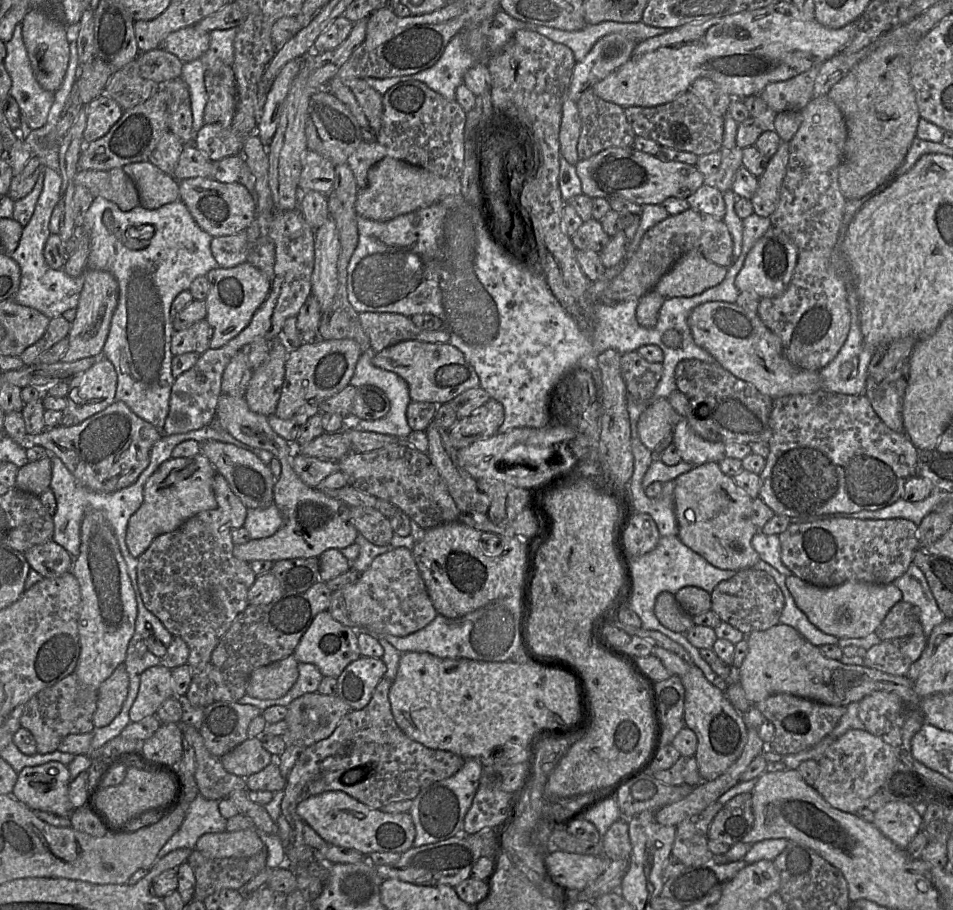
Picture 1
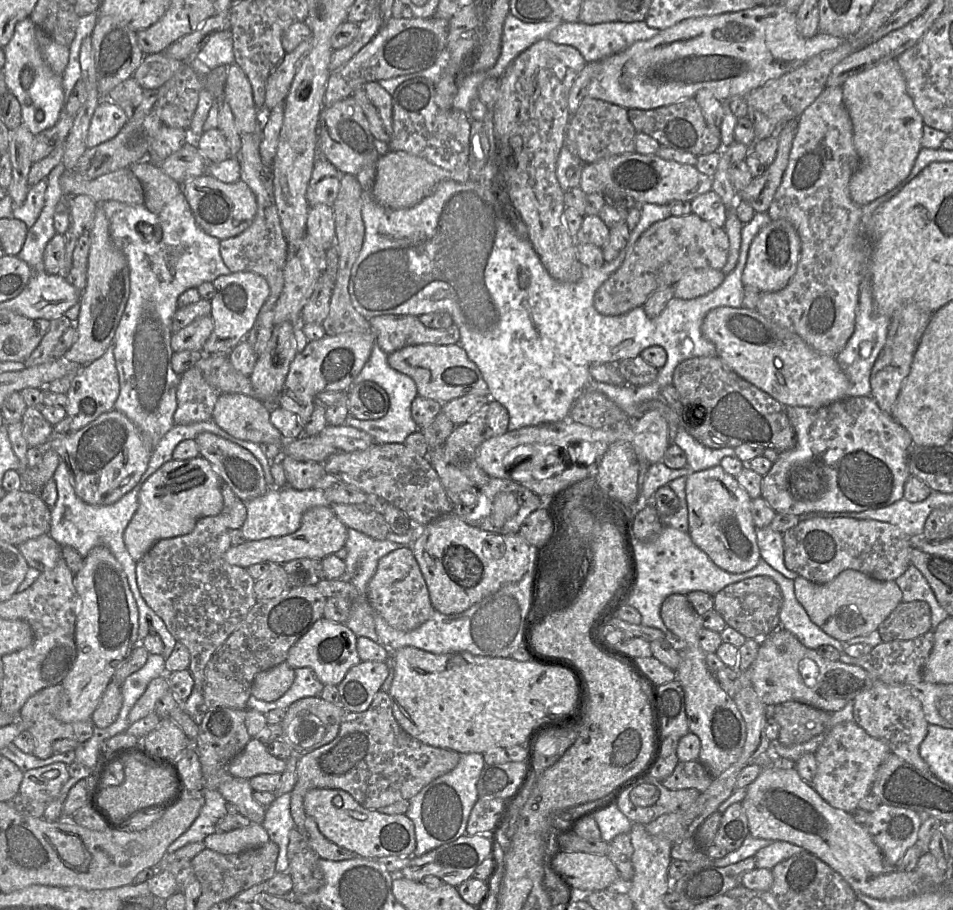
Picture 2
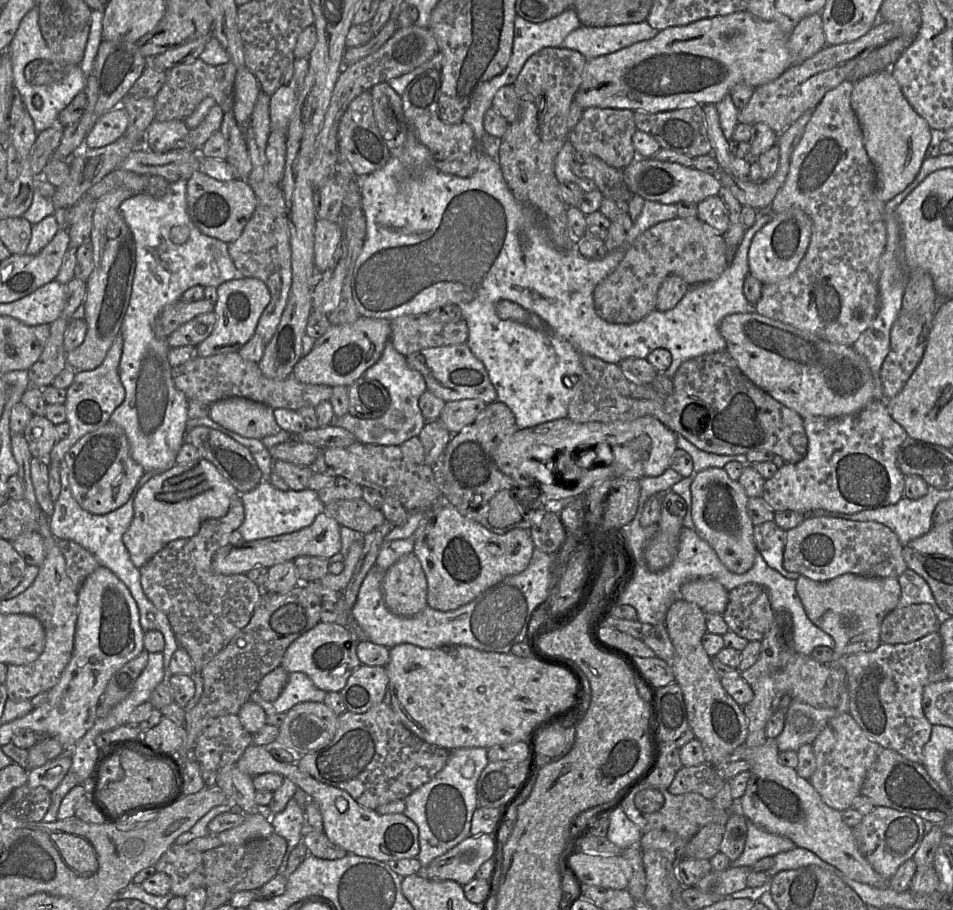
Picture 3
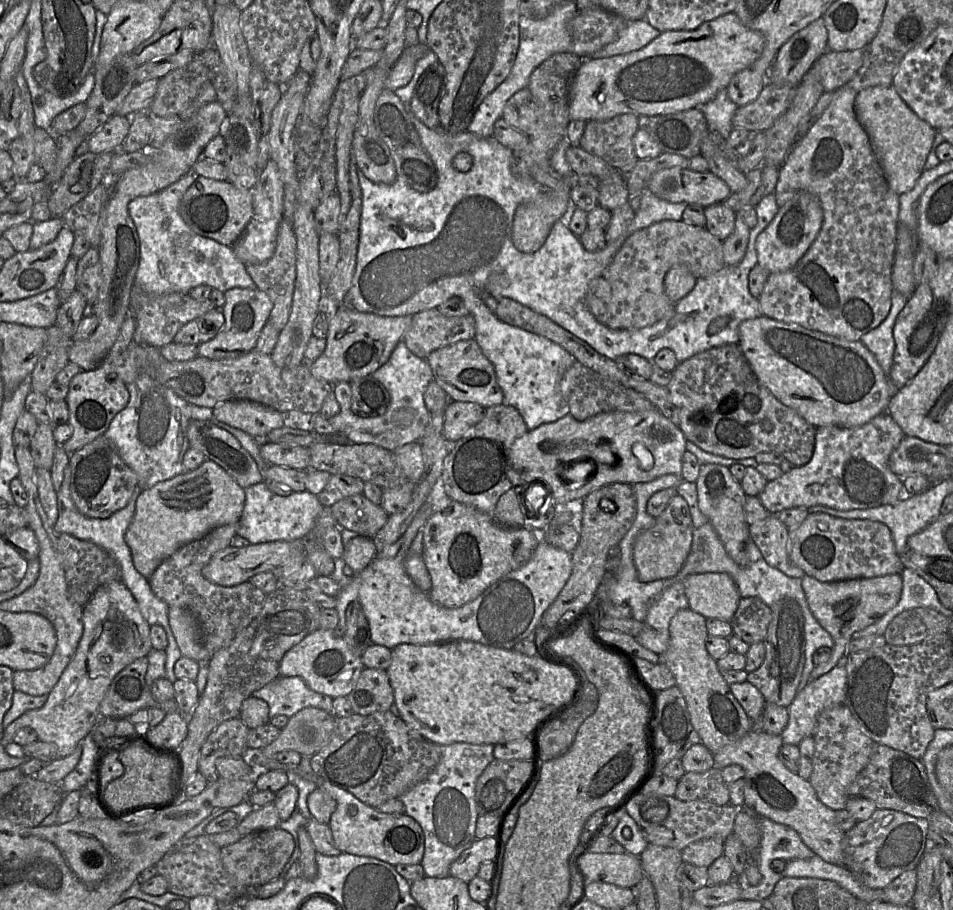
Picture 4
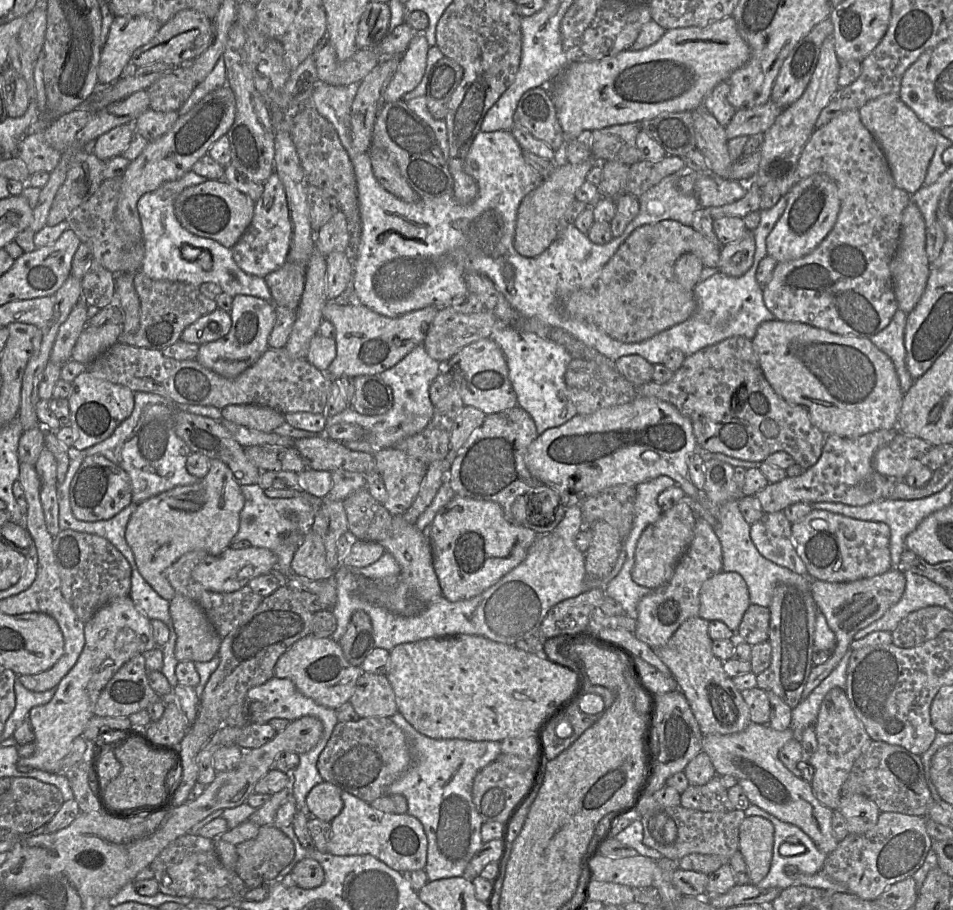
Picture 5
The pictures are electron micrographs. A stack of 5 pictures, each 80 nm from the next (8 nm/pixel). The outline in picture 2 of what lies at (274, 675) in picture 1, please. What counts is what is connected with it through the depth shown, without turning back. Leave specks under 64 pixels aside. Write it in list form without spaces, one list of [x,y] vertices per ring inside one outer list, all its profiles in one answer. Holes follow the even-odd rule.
[[[286,661],[282,662],[255,676],[251,694],[261,701],[275,701],[291,687],[294,677],[295,669],[290,667]]]

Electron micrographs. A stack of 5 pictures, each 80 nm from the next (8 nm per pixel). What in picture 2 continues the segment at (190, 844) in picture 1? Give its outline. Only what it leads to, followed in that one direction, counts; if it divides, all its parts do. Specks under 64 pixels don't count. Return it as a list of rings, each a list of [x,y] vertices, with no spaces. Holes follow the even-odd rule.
[[[203,788],[199,793],[190,793],[190,795],[202,796],[204,805],[188,830],[168,846],[166,854],[171,854],[189,843],[203,842],[207,836],[217,831],[217,822],[227,815],[227,801],[218,790]]]

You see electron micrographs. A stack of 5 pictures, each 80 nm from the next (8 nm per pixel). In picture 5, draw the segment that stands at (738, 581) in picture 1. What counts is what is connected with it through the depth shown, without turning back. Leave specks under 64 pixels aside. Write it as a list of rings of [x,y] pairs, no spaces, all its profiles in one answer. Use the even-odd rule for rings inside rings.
[[[751,603],[736,631],[736,639],[751,646],[766,642],[769,637],[770,610]]]

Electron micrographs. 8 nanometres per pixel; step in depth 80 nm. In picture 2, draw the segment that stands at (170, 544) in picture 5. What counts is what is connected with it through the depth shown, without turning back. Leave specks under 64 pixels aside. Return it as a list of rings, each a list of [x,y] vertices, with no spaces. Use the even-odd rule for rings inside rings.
[[[198,456],[164,463],[142,485],[138,509],[124,531],[124,544],[138,562],[159,540],[189,534],[203,517],[216,516],[223,509],[222,480],[211,463]]]

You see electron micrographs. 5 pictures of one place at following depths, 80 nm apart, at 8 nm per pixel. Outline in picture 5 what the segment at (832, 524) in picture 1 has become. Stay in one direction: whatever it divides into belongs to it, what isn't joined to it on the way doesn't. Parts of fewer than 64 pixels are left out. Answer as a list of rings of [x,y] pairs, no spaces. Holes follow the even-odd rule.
[[[813,510],[792,524],[792,537],[807,573],[815,579],[849,583],[891,570],[890,528],[883,522],[858,520],[826,510]]]

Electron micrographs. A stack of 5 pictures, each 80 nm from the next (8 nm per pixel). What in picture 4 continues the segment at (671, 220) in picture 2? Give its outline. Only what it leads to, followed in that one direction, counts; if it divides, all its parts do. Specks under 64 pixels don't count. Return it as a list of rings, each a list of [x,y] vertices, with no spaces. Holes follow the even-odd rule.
[[[664,220],[634,232],[617,251],[608,267],[594,279],[586,294],[586,304],[595,318],[611,329],[641,329],[669,318],[675,304],[664,291],[664,278],[675,265],[686,265],[696,279],[707,277],[725,266],[723,242],[706,227],[685,223],[683,220]]]

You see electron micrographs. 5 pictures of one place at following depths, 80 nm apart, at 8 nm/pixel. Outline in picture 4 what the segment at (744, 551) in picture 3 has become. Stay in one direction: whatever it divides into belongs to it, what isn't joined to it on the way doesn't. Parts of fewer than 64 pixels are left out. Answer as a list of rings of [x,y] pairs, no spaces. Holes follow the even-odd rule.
[[[719,464],[701,465],[696,483],[698,506],[713,526],[727,554],[741,567],[748,565],[747,540],[749,525],[745,519],[744,505],[747,495],[728,467]]]

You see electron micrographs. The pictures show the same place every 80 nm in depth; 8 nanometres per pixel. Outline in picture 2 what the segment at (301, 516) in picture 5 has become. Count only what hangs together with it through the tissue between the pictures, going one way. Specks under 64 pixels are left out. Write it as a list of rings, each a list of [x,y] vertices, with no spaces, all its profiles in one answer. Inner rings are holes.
[[[271,487],[263,496],[244,503],[247,508],[247,518],[240,529],[248,541],[292,534],[300,528],[303,514],[308,509],[330,505],[325,490],[312,488],[299,491],[292,487]]]

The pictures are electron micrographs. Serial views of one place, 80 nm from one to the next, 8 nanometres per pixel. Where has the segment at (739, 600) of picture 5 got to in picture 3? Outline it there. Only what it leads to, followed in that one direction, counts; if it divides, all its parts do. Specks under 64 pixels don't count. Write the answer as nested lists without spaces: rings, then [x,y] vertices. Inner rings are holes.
[[[694,579],[685,582],[680,597],[696,604],[705,613],[722,615],[728,604],[729,591],[715,579]]]

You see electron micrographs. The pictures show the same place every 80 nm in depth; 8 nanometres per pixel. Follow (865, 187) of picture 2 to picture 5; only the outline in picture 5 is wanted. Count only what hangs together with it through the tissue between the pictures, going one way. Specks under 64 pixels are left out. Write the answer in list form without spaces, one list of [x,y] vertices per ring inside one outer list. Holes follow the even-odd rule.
[[[886,95],[869,101],[859,110],[862,124],[875,138],[888,161],[898,188],[914,194],[923,187],[930,161],[936,147],[935,130],[920,120],[899,98]]]

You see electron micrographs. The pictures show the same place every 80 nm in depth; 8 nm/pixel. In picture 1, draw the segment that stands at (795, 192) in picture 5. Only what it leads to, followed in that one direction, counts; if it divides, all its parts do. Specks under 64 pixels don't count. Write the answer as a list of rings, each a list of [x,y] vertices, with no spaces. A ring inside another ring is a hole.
[[[771,226],[749,250],[743,266],[735,279],[735,286],[742,291],[750,291],[760,298],[781,295],[788,287],[797,263],[797,247],[779,228]]]

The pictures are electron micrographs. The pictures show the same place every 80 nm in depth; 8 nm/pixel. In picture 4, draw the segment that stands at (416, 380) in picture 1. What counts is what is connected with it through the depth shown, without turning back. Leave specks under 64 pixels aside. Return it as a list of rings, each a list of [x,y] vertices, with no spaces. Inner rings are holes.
[[[474,339],[458,341],[431,352],[427,358],[433,380],[447,393],[450,401],[474,402],[484,408],[500,405],[504,396],[493,364],[483,354]]]

